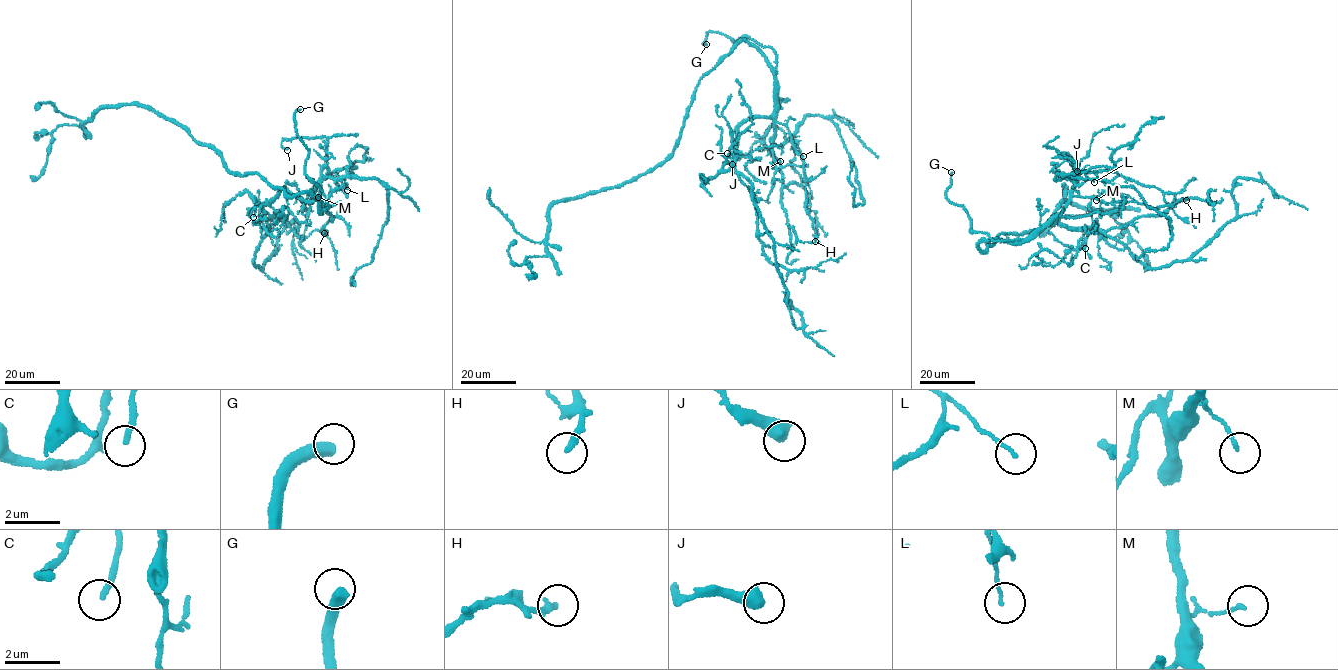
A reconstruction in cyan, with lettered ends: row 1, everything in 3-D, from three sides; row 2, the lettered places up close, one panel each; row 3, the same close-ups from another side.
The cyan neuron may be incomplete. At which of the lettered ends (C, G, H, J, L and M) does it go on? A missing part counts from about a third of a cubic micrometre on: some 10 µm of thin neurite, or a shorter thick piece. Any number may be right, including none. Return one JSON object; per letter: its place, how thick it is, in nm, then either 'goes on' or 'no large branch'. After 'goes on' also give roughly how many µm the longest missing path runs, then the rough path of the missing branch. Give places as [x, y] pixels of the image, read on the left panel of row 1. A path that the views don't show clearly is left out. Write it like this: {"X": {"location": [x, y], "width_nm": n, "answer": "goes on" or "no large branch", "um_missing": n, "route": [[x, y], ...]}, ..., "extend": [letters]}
{"C": {"location": [253, 217], "width_nm": 190, "answer": "no large branch"}, "G": {"location": [300, 109], "width_nm": 460, "answer": "goes on", "um_missing": 25}, "H": {"location": [324, 233], "width_nm": 220, "answer": "no large branch"}, "J": {"location": [287, 150], "width_nm": 550, "answer": "no large branch"}, "L": {"location": [347, 190], "width_nm": 110, "answer": "no large branch"}, "M": {"location": [318, 197], "width_nm": 130, "answer": "no large branch"}, "extend": ["G"]}

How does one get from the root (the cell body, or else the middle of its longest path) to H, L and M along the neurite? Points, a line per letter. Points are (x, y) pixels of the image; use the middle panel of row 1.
H: (760, 52), (773, 74), (776, 121), (787, 128), (792, 145), (803, 160), (805, 208), (812, 220), (815, 241)
L: (760, 52), (774, 79), (772, 138), (776, 144), (783, 145), (794, 140), (798, 144), (797, 152), (803, 156)
M: (760, 52), (773, 74), (775, 112), (772, 153), (776, 161), (780, 161)

